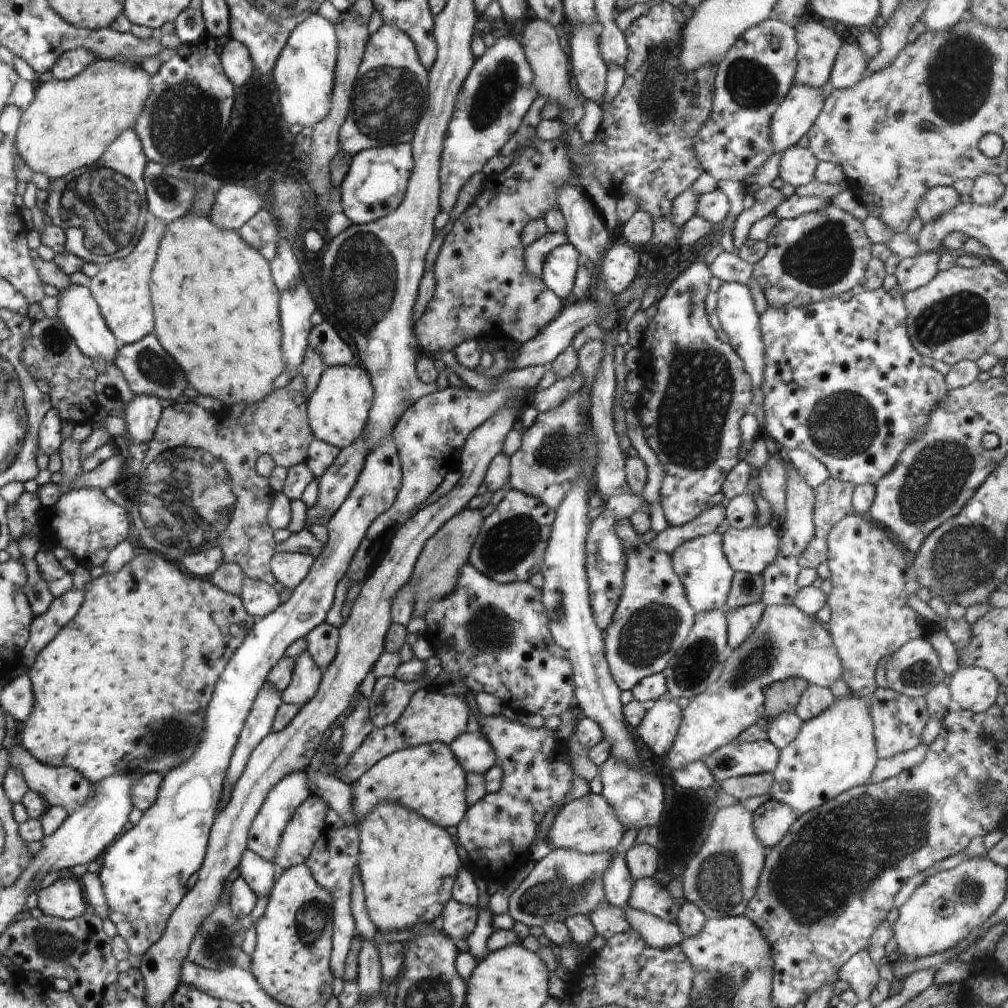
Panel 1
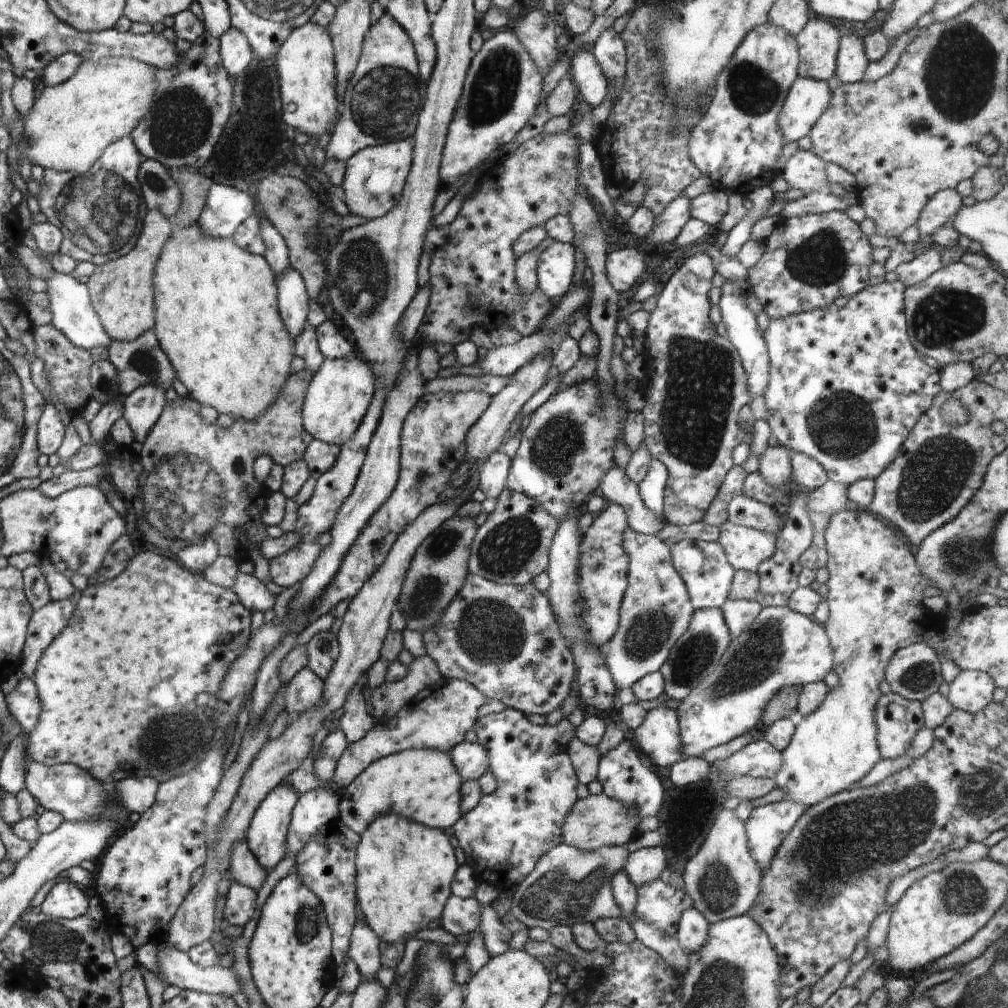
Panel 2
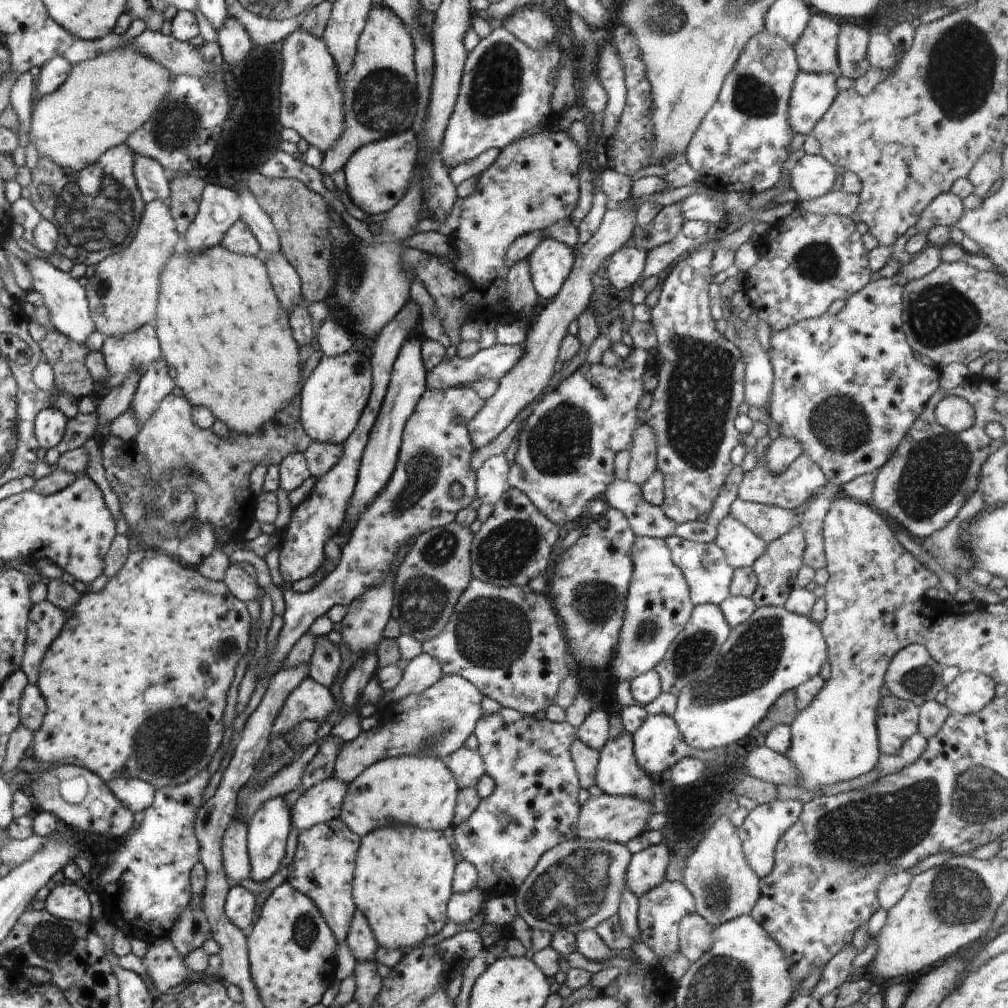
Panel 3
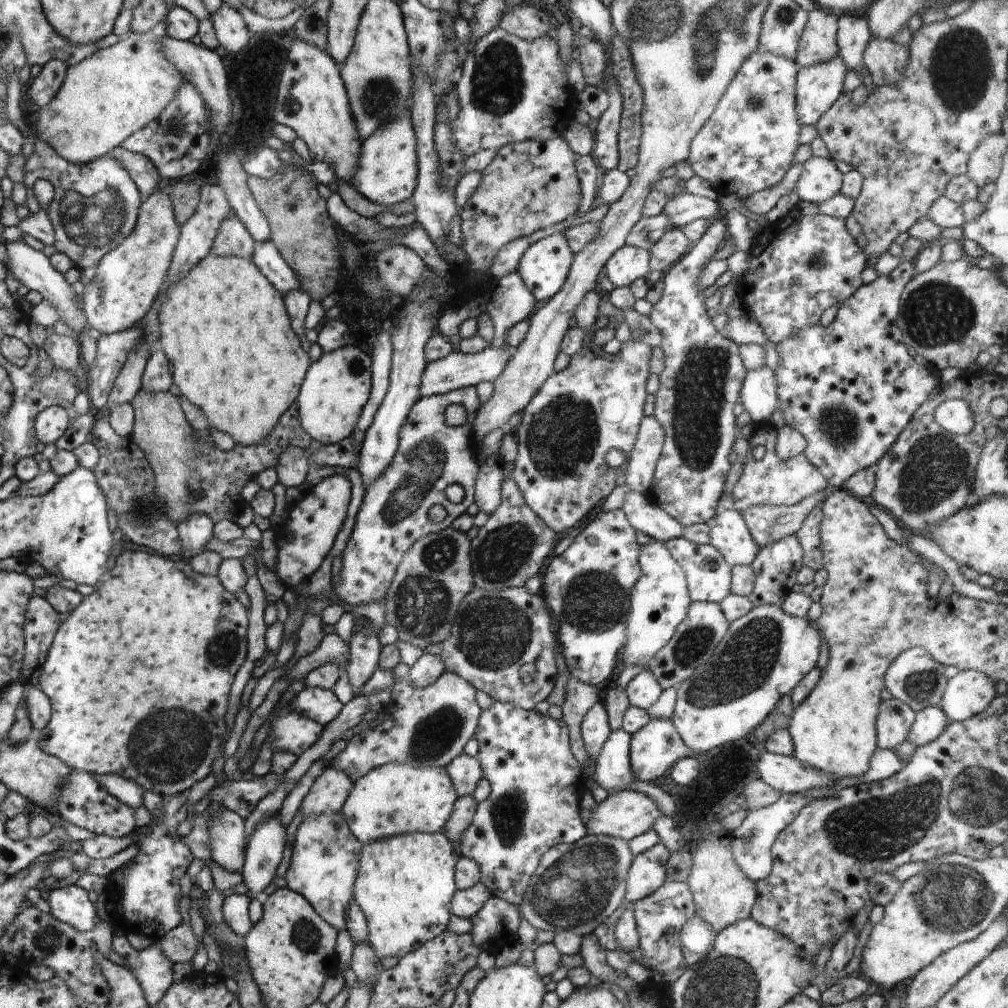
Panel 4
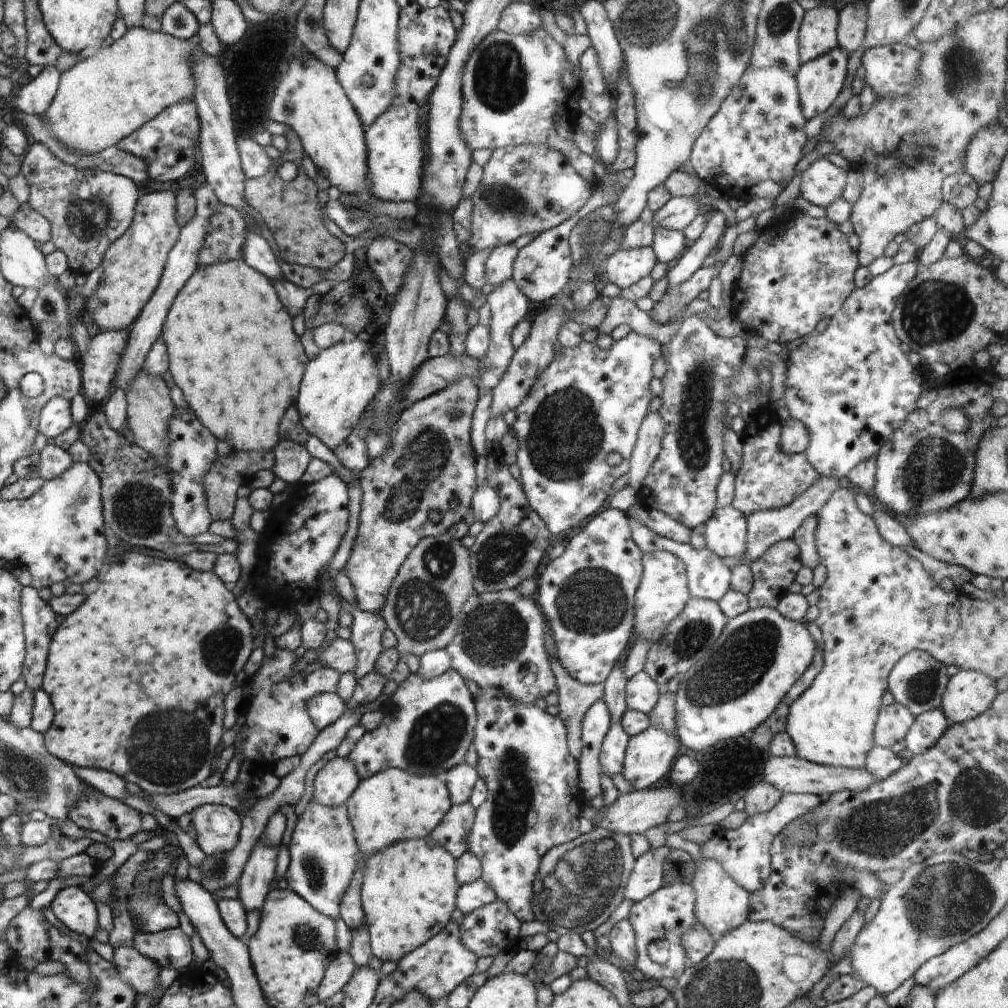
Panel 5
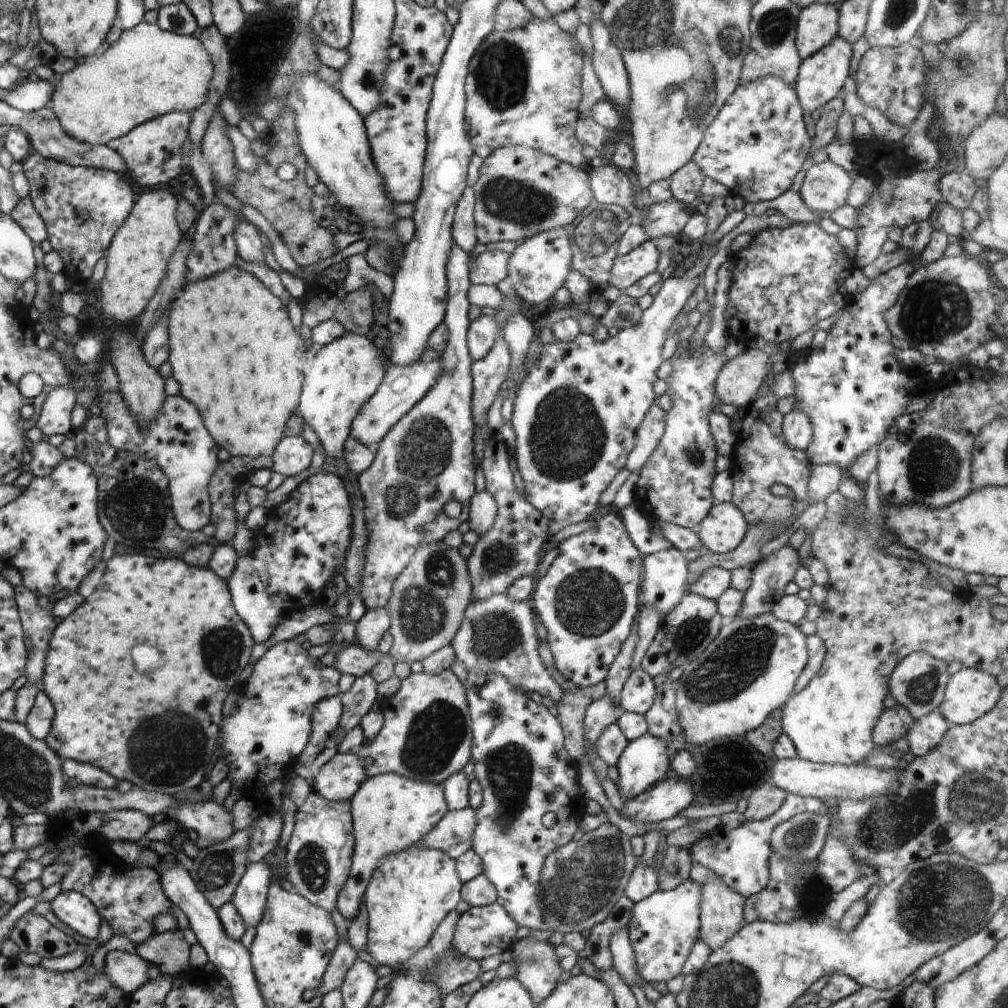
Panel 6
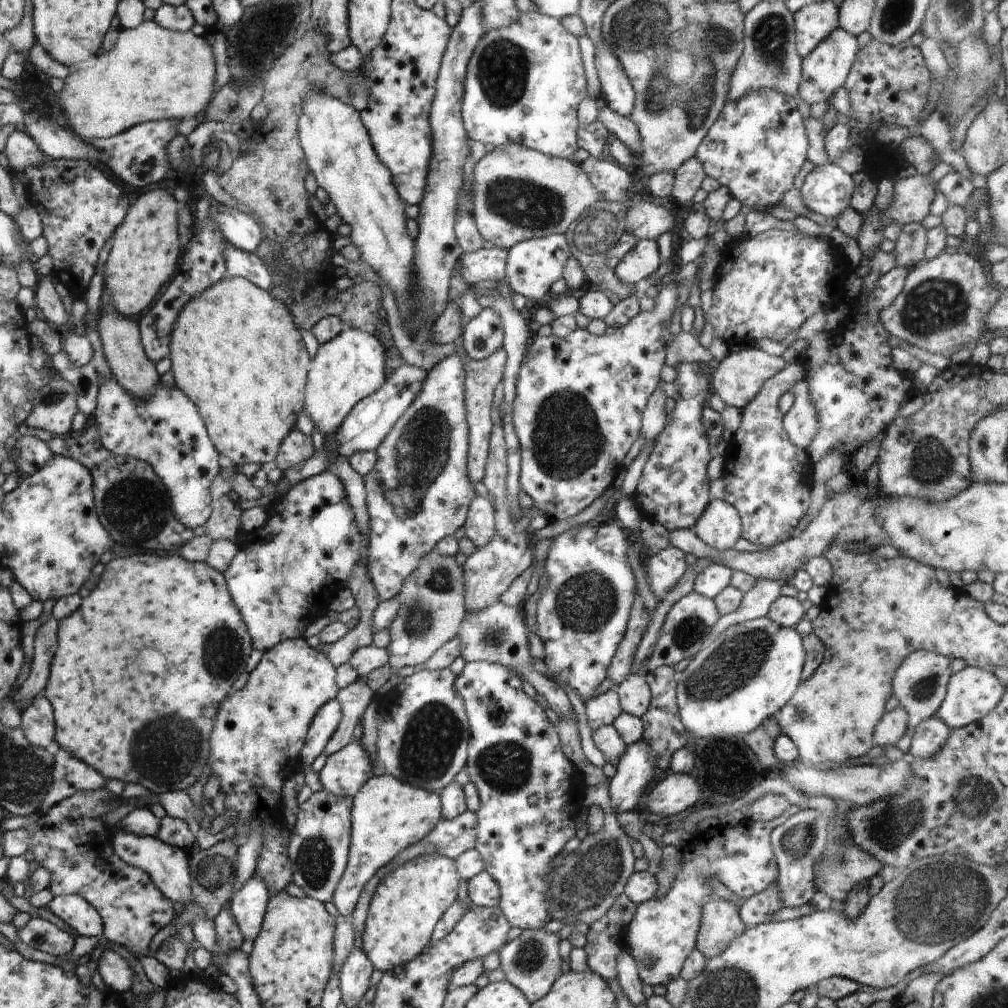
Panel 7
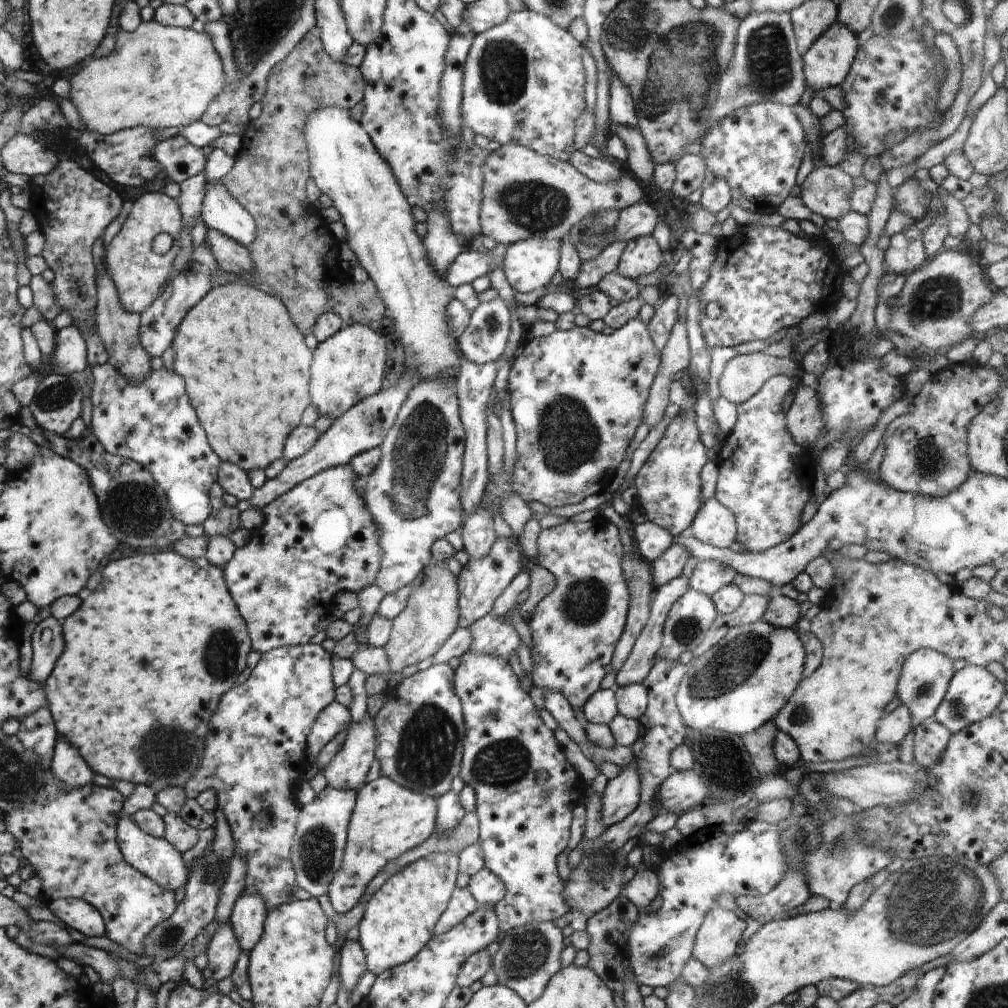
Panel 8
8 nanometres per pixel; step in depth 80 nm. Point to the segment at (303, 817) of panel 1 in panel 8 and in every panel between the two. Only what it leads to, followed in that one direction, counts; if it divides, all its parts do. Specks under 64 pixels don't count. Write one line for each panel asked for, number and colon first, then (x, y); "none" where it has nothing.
2: (314, 809)
3: (323, 801)
4: (330, 790)
5: (334, 783)
6: (338, 779)
7: (345, 772)
8: (347, 770)

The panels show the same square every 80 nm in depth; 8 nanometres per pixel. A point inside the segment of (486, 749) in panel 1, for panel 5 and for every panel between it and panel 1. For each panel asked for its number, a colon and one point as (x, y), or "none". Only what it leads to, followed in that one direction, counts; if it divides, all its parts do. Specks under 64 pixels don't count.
2: (471, 760)
3: (467, 766)
4: (464, 771)
5: (460, 780)

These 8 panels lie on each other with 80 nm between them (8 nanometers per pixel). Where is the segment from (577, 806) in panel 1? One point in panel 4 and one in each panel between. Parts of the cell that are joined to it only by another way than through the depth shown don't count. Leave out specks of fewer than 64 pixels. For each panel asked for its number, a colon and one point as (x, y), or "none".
2: (598, 820)
3: (614, 818)
4: (626, 814)

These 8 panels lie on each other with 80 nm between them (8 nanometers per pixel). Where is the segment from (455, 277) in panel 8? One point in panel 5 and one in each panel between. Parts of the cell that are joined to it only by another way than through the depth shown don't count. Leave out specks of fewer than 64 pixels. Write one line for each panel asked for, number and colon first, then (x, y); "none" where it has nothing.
5: (498, 266)
6: (486, 266)
7: (484, 264)

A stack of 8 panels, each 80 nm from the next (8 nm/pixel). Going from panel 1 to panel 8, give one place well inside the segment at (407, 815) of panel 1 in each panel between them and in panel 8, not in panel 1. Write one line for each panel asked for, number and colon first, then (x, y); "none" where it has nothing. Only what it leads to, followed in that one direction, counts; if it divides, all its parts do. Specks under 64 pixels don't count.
2: (404, 869)
3: (402, 882)
4: (404, 886)
5: (408, 892)
6: (409, 894)
7: (405, 907)
8: (400, 918)

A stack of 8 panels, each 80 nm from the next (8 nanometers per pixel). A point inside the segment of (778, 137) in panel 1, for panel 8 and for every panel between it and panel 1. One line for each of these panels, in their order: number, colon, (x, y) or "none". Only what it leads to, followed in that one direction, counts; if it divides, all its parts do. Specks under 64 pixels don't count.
2: (807, 99)
3: (812, 93)
4: (817, 88)
5: (819, 81)
6: (822, 76)
7: (826, 68)
8: (826, 64)

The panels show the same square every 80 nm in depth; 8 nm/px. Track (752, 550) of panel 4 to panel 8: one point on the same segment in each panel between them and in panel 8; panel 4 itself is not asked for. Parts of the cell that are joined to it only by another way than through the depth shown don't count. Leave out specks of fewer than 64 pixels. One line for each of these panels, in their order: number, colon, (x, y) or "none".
5: (725, 532)
6: (721, 531)
7: (719, 526)
8: (714, 524)

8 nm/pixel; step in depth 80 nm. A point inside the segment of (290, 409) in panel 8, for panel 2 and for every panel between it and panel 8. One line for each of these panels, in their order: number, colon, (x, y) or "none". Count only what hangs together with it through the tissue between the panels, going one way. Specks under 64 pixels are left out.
2: (217, 319)
3: (226, 338)
4: (225, 329)
5: (232, 351)
6: (233, 350)
7: (234, 350)

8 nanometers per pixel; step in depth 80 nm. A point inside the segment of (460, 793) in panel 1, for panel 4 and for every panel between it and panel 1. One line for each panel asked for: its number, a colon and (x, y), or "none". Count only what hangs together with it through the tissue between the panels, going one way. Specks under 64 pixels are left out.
2: (423, 785)
3: (421, 792)
4: (395, 799)

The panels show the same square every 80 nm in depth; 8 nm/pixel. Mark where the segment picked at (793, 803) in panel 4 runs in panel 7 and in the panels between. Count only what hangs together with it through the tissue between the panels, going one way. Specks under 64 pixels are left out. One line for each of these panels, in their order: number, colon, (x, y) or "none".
5: (744, 853)
6: (740, 857)
7: (664, 932)

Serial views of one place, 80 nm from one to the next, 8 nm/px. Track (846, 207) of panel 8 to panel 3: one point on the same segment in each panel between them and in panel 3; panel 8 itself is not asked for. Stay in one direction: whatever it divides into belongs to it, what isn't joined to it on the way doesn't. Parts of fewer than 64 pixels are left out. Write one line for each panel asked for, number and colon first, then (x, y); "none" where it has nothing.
3: (813, 176)
4: (820, 179)
5: (822, 183)
6: (825, 187)
7: (827, 189)

